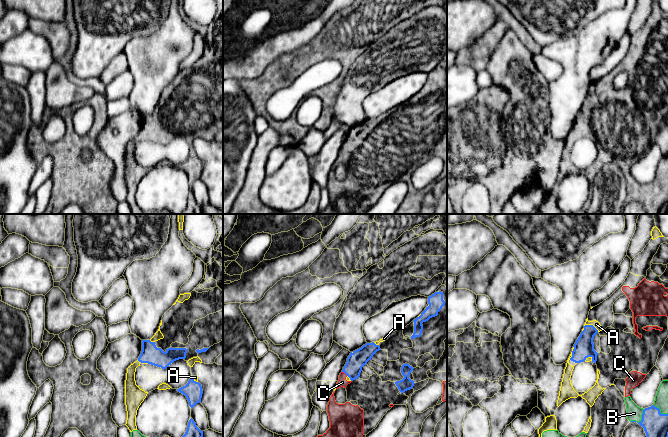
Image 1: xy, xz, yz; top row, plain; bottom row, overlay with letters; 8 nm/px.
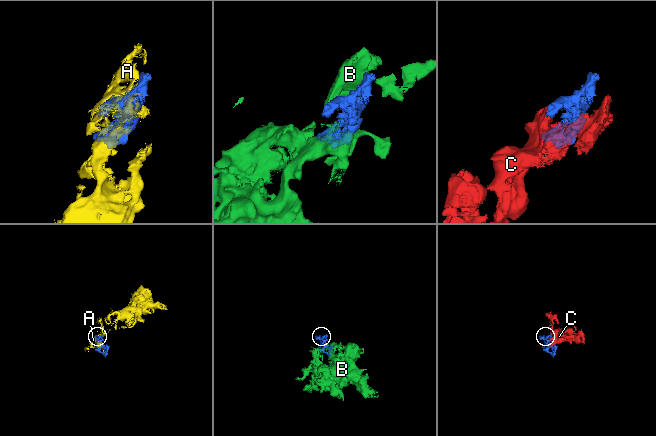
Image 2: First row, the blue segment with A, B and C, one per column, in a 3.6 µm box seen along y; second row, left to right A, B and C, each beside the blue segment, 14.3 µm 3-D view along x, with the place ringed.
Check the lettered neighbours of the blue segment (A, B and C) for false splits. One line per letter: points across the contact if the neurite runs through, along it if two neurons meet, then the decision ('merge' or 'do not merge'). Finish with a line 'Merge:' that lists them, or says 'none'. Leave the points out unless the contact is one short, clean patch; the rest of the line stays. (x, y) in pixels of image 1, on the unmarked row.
A: merge
B: merge
C: merge
Merge: A, B, C

